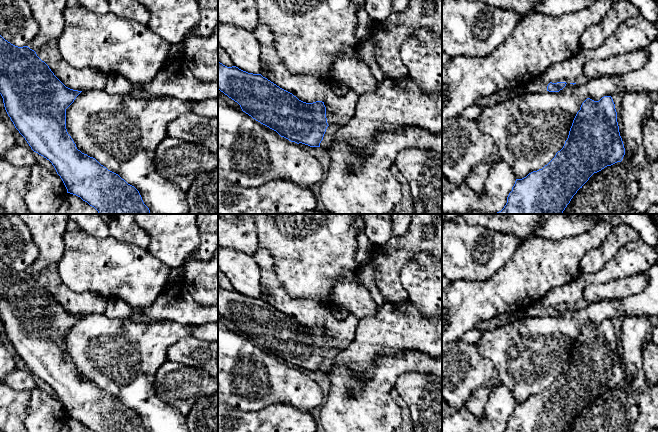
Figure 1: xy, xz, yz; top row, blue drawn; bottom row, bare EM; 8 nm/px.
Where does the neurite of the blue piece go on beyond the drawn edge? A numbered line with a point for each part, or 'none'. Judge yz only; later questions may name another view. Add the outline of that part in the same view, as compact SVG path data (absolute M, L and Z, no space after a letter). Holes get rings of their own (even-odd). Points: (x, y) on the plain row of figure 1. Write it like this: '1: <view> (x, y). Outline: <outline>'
1: yz (537, 310). Outline: M537 302L528 308L526 313L531 317L541 317L547 315L548 308L549 307L542 306L539 302Z

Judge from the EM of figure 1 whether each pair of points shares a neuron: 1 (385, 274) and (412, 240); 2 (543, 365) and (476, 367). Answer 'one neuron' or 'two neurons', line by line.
1: one neuron
2: two neurons

